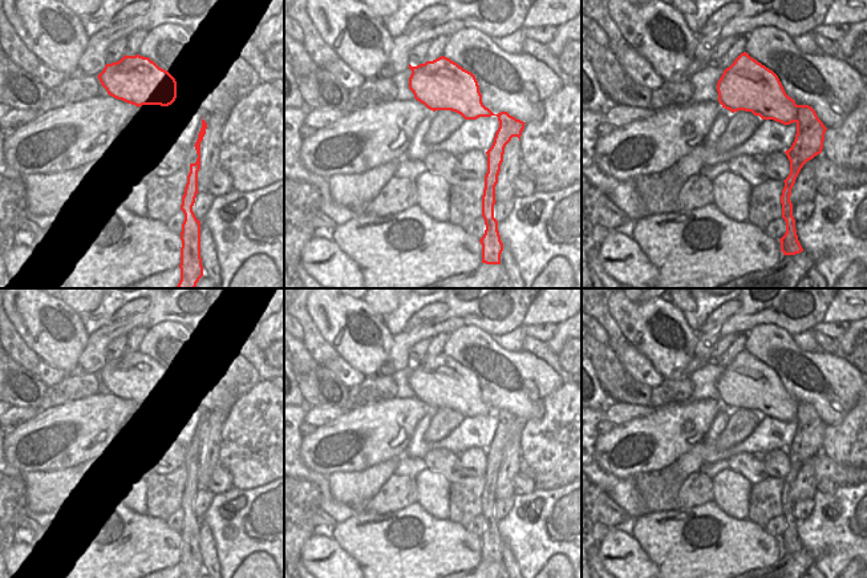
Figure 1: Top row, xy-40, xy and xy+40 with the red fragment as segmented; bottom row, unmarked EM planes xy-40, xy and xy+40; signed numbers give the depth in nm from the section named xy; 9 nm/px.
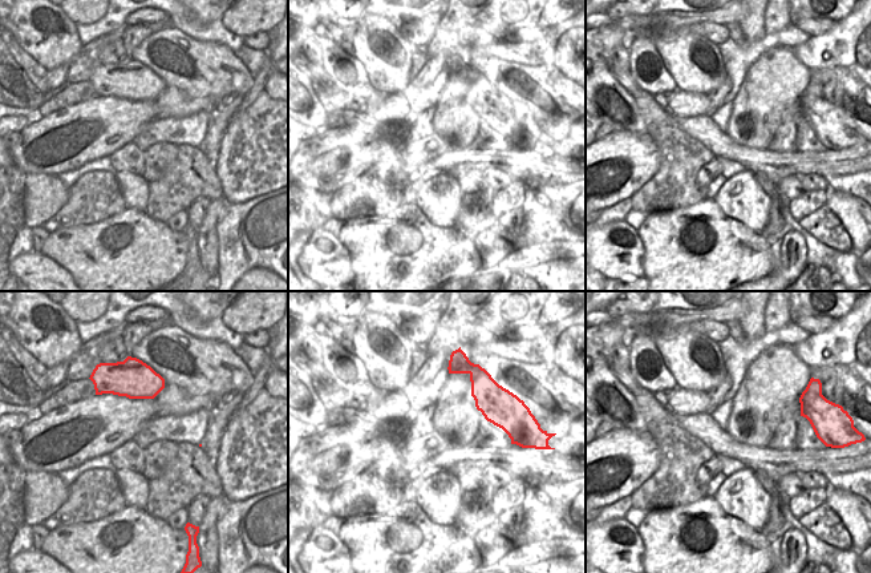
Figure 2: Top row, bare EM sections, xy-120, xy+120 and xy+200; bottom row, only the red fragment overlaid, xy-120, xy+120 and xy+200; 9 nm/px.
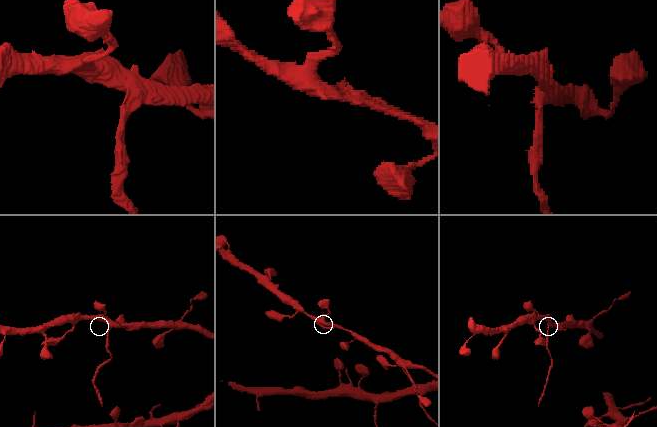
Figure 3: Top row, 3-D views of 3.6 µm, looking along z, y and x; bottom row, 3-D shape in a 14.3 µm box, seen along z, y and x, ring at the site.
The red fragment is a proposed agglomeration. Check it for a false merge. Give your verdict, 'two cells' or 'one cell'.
two cells

